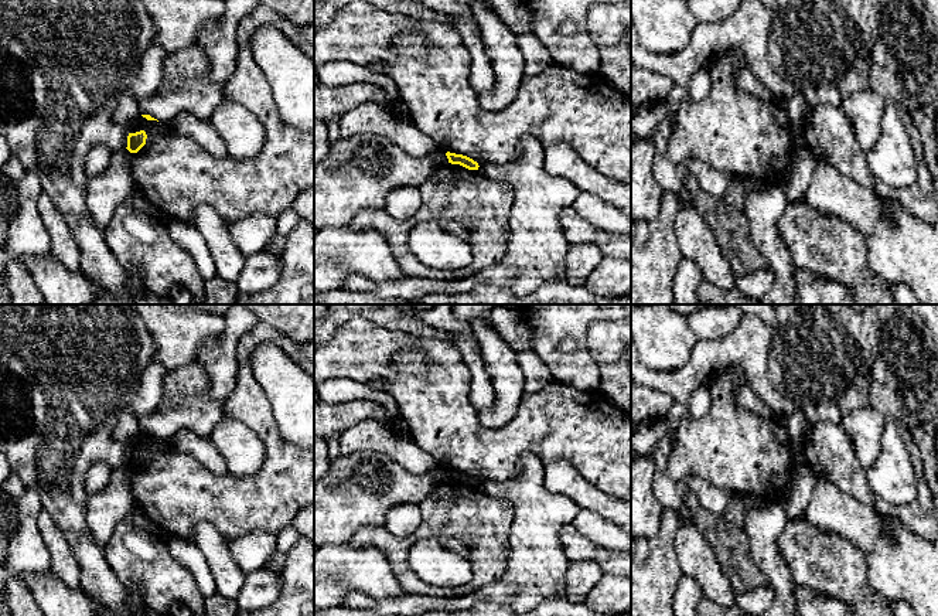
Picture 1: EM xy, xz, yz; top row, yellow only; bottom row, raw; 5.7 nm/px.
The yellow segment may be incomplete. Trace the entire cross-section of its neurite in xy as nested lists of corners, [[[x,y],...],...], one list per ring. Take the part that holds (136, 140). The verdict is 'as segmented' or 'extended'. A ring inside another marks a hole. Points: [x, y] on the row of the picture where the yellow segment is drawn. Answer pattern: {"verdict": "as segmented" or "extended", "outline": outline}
{"verdict": "as segmented", "outline": [[[144,130],[129,133],[127,136],[127,150],[130,153],[137,153],[146,144],[147,135]]]}

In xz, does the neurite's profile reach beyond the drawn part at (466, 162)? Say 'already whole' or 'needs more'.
already whole

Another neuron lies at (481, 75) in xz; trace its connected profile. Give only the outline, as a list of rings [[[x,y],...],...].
[[[453,17],[453,27],[460,33],[464,45],[471,54],[470,85],[481,96],[492,91],[495,74],[484,47],[482,35],[477,21]]]

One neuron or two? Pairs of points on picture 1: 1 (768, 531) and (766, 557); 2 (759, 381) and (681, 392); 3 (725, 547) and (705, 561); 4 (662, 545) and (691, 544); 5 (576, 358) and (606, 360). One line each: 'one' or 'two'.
1: one
2: one
3: two
4: two
5: two

